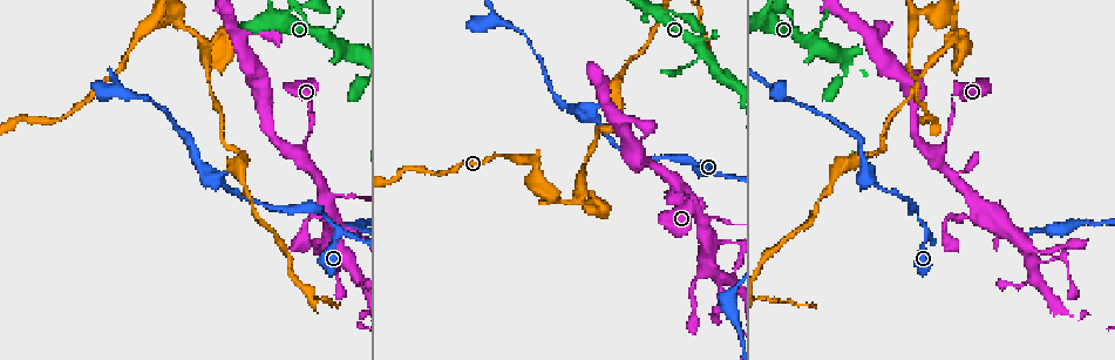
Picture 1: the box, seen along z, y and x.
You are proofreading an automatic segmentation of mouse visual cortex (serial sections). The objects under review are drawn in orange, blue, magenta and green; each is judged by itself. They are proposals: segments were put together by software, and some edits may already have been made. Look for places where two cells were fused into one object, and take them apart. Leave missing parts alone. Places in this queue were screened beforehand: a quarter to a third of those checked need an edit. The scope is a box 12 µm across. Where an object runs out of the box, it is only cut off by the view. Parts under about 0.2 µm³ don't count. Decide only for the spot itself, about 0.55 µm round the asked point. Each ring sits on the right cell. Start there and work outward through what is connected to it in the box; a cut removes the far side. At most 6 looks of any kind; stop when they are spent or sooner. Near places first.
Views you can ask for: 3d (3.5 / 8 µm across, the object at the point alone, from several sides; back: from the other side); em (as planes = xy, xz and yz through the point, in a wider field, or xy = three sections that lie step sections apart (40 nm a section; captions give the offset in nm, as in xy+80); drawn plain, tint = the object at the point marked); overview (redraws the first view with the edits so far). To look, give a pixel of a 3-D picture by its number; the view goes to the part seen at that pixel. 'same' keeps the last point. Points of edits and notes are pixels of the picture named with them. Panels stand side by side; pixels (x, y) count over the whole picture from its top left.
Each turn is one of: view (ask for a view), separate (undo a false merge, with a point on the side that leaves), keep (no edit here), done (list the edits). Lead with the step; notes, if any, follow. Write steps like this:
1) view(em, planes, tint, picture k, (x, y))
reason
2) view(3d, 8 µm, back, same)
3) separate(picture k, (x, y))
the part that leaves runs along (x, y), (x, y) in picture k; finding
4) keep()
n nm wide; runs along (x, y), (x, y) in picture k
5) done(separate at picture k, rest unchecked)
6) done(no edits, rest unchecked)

view(3d, 8 µm, picture 1, (330, 39))
branch point

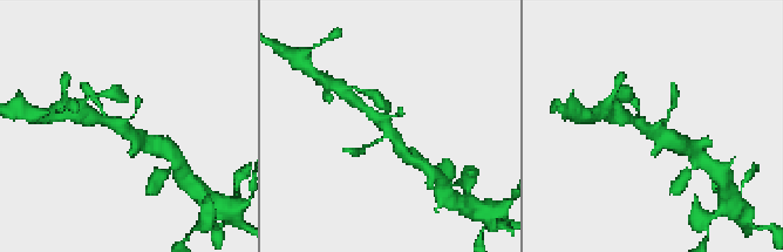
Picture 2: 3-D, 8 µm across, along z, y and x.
view(3d, 3.5 µm, back, picture 2, (123, 131))

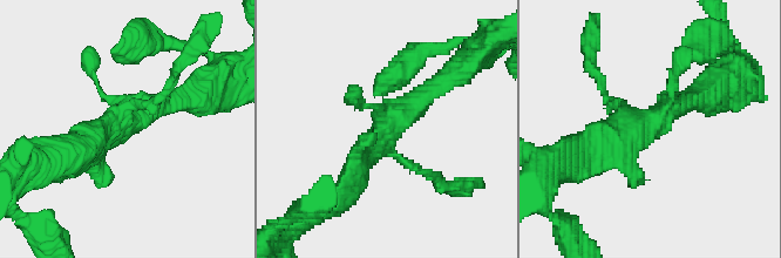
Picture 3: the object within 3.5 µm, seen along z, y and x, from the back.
keep()
runs along (435, 86), (359, 155), (341, 197) in picture 3; all the same cell

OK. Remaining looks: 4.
view(3d, 3.5 µm, picture 1, (936, 154))
a fork

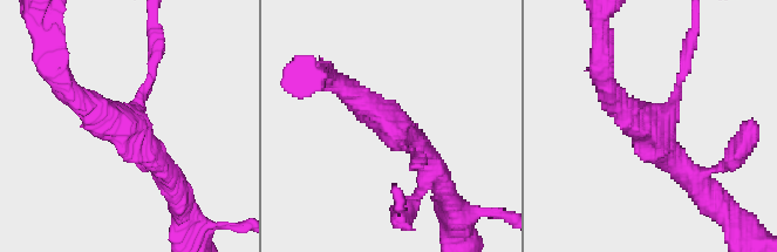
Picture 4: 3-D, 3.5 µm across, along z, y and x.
view(em, xy, step 1, plain, picture 4, (392, 129))

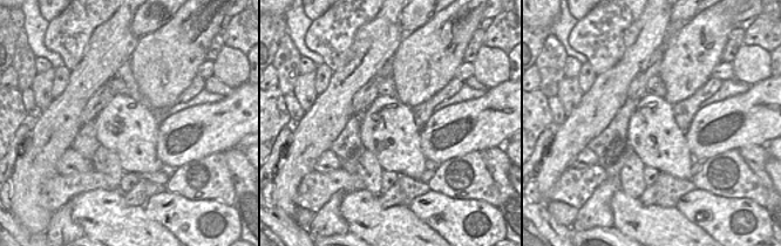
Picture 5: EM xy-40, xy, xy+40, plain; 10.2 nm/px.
view(em, xy, step 1, tint, same)
where the object lies

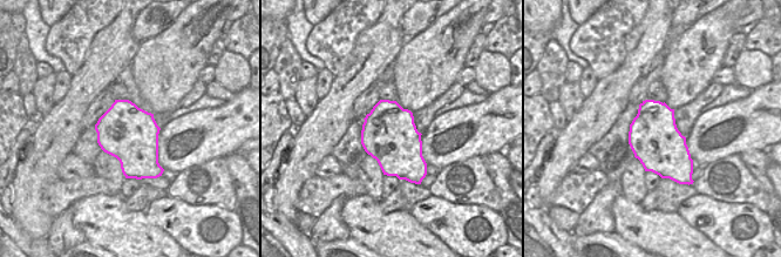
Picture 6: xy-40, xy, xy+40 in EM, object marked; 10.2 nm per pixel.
keep()
arms of 150, 300, 350 nm; runs along (152, 60), (128, 124), (168, 178) in picture 4; one cell here

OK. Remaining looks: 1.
done(no edits, rest unchecked)

